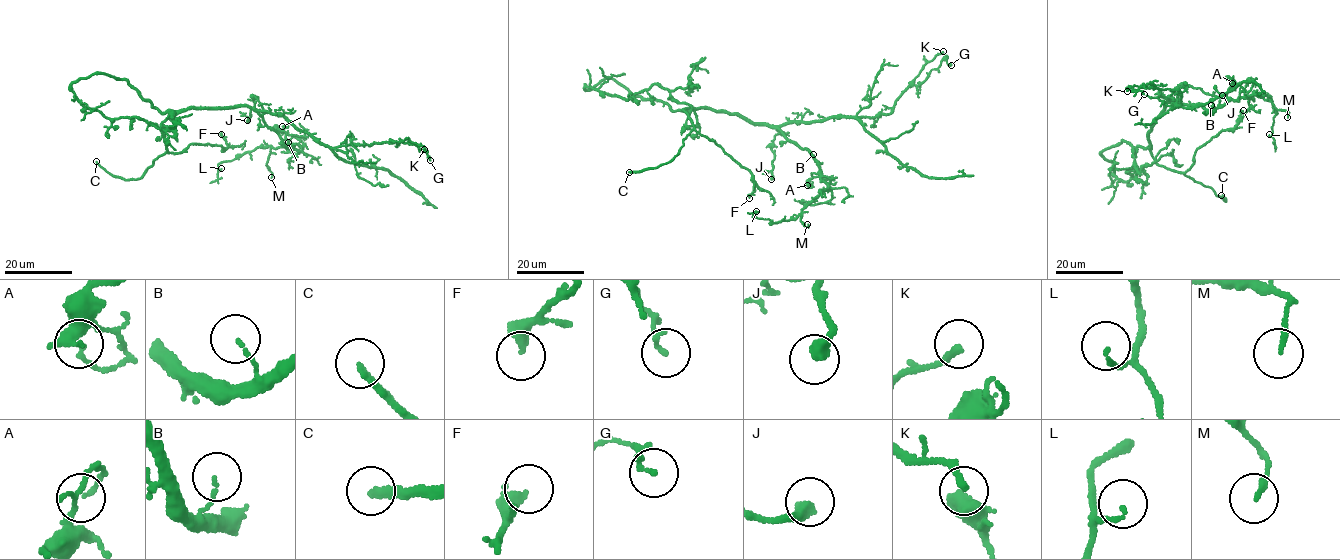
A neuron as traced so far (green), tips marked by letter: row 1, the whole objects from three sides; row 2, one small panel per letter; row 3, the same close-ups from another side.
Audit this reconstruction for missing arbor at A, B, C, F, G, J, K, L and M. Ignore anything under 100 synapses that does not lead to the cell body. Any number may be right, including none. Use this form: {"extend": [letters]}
{"extend": ["C"]}

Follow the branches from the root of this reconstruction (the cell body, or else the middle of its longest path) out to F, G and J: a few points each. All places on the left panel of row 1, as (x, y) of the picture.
F: (178, 110), (161, 124), (168, 152), (180, 153), (194, 144), (219, 146), (222, 149), (227, 145), (221, 134)
G: (178, 110), (250, 106), (281, 114), (333, 148), (368, 146), (374, 141), (410, 142), (427, 153), (430, 160)
J: (178, 110), (250, 106), (261, 115), (263, 107), (255, 97), (247, 120)

